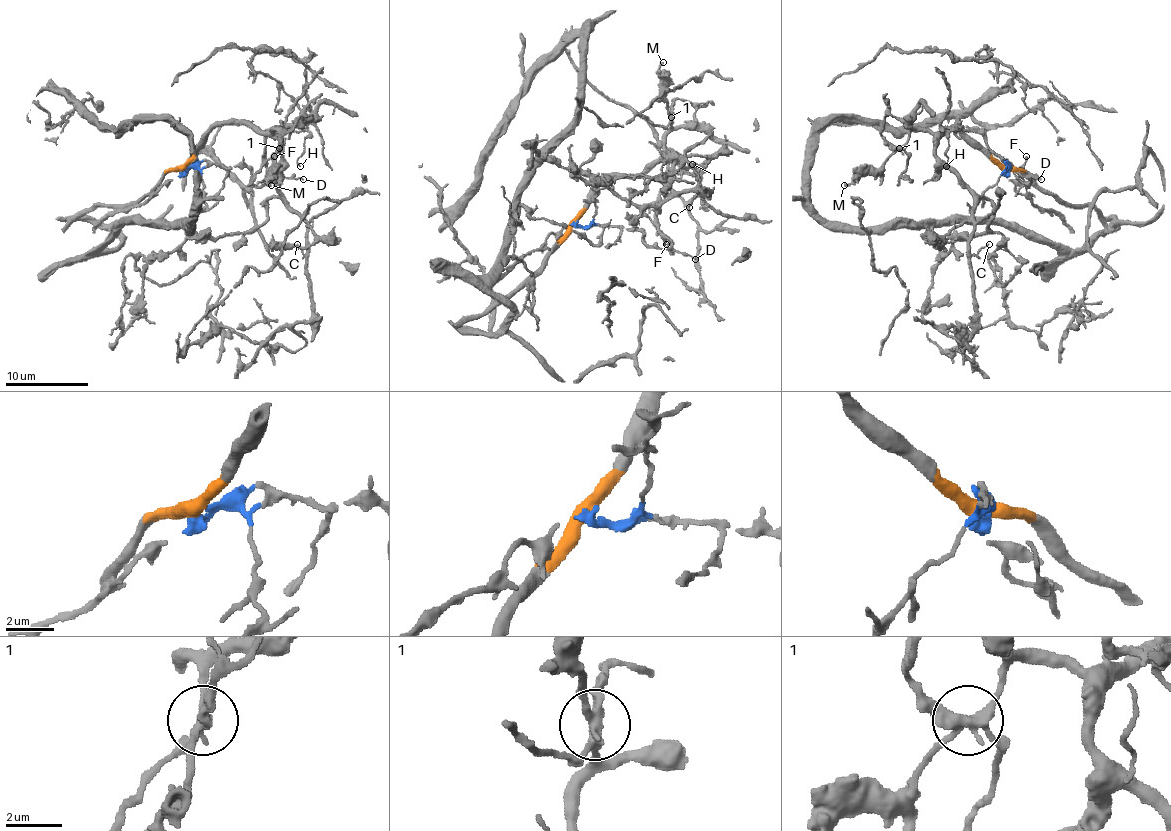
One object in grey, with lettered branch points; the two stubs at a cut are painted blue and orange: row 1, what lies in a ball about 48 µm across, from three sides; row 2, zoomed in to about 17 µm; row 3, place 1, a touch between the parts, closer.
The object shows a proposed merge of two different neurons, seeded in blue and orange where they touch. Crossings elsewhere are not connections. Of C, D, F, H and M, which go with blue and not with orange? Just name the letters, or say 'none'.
D, F, H

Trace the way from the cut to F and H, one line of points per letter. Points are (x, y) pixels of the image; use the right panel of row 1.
F: (1006, 169), (1008, 163), (1008, 167), (1010, 165), (1027, 186), (1031, 182), (1020, 174), (1027, 157)
H: (1006, 169), (1008, 163), (1027, 186), (1031, 182), (997, 155), (983, 136), (956, 128), (950, 132), (945, 165)

